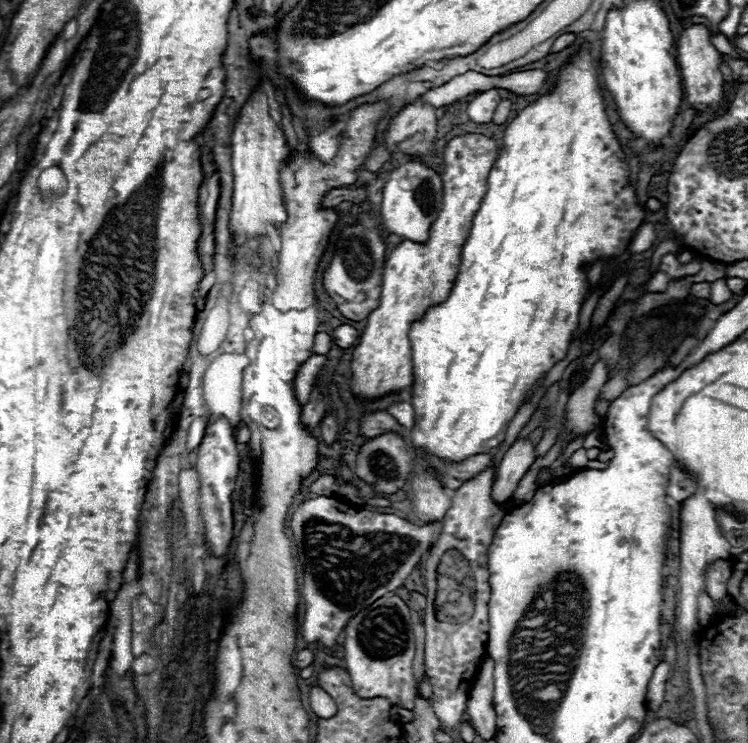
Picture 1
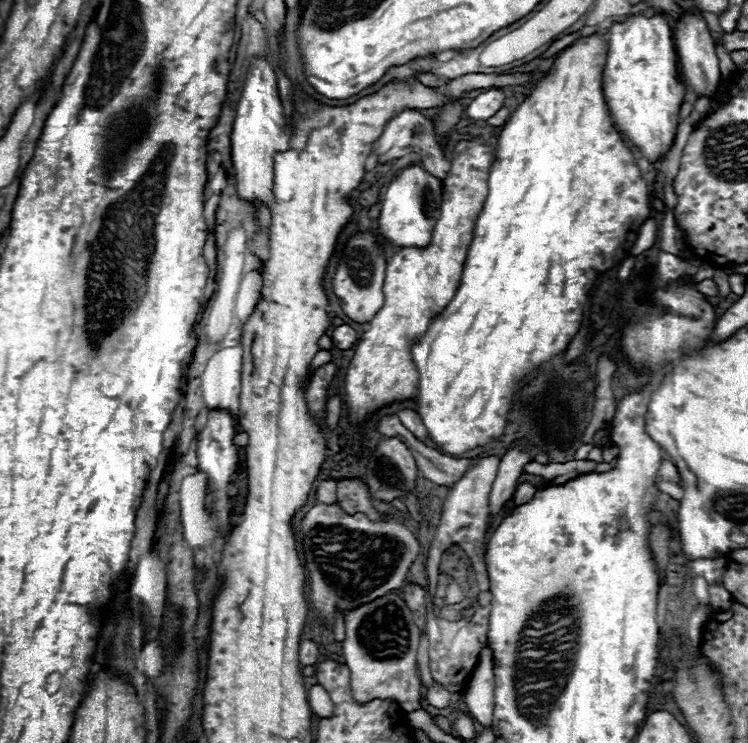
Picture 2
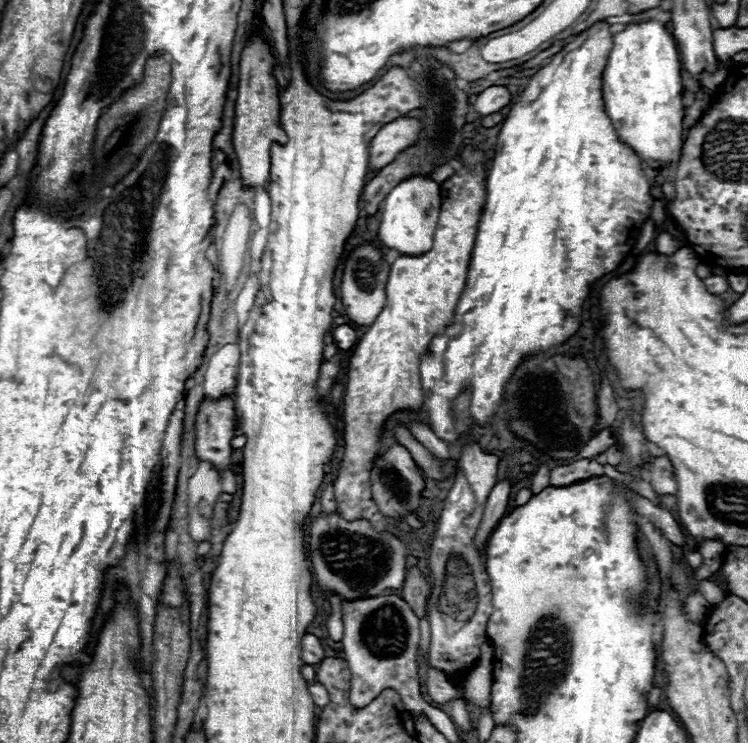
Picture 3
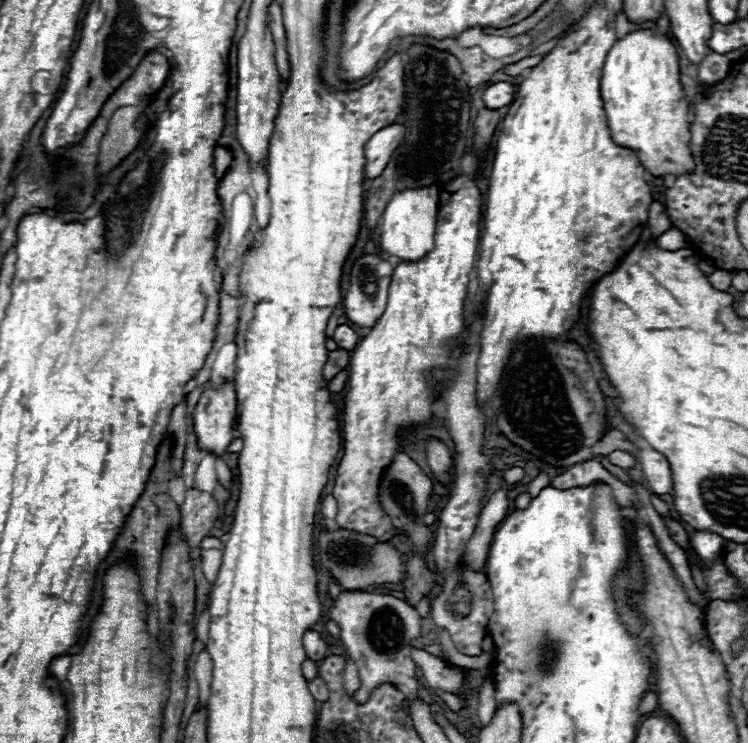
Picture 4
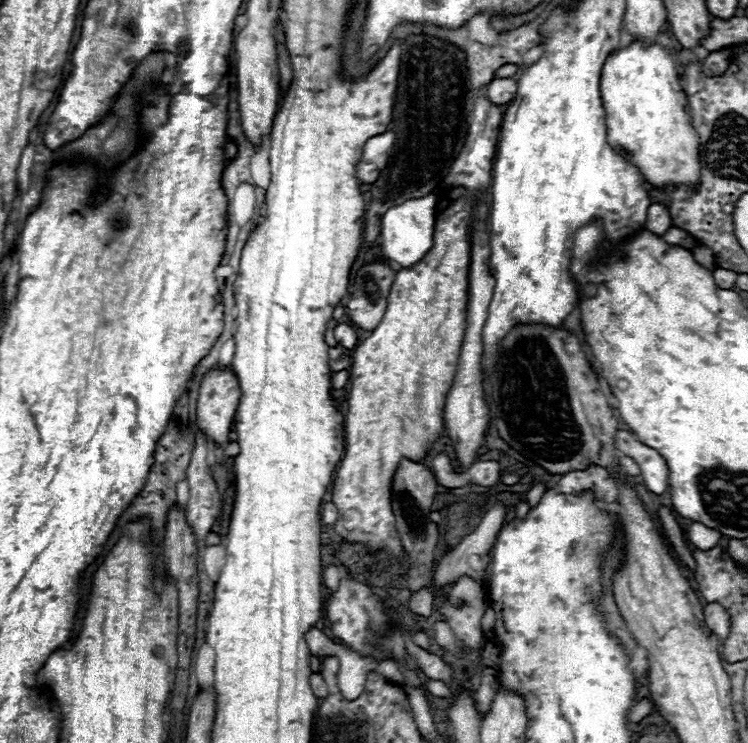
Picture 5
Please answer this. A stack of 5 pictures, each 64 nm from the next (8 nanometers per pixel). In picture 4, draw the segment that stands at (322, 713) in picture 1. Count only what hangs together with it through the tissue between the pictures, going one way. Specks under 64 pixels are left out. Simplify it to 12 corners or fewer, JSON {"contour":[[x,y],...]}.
{"contour":[[322,678],[308,682],[316,702],[328,700],[328,688]]}

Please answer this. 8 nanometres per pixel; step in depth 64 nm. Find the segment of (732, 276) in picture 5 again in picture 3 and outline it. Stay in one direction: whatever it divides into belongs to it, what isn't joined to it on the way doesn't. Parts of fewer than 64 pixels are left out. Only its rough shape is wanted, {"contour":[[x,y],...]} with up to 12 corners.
{"contour":[[710,276],[704,286],[710,294],[728,290],[728,280],[722,276]]}

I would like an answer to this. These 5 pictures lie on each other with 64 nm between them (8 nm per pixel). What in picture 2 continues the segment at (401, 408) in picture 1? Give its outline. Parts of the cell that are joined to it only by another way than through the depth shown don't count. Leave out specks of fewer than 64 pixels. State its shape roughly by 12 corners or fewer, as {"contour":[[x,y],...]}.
{"contour":[[410,408],[400,410],[398,418],[406,428],[424,440],[428,446],[426,440],[426,428],[420,416]]}

